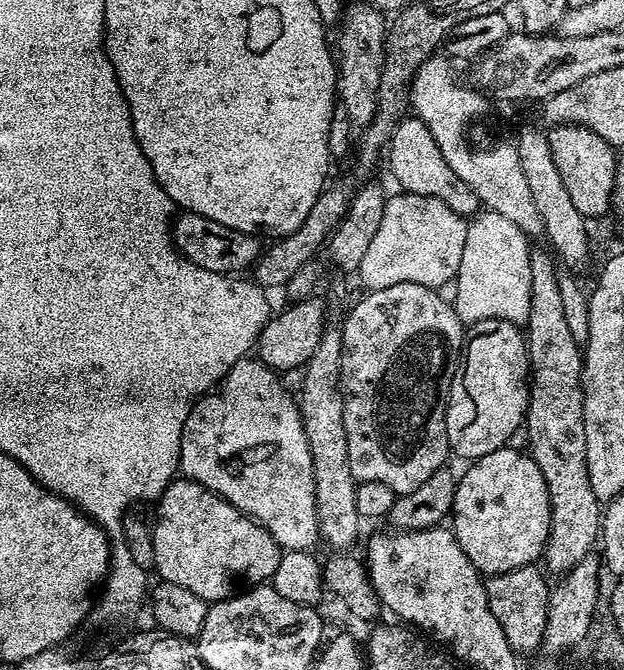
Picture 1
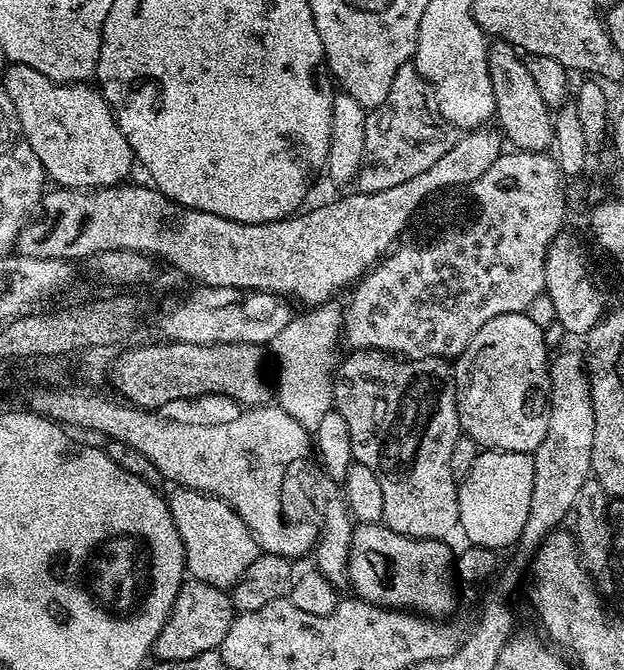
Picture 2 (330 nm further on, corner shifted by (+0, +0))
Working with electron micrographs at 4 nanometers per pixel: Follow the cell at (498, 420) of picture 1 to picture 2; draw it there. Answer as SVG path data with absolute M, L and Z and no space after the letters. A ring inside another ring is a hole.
M515 312L490 318L454 360L461 433L484 450L533 453L546 437L549 363L544 329L527 314Z

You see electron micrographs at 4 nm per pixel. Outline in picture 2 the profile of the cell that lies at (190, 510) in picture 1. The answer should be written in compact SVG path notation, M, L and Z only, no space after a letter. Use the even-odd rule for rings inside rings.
M176 488L173 493L173 496L167 497L168 509L172 511L172 517L176 520L178 538L182 538L184 543L184 567L187 575L193 580L217 586L235 584L240 575L256 561L258 555L256 539L248 534L246 522L242 522L238 514L232 511L232 507L222 503L216 496L208 496L204 492L195 492L189 488Z

